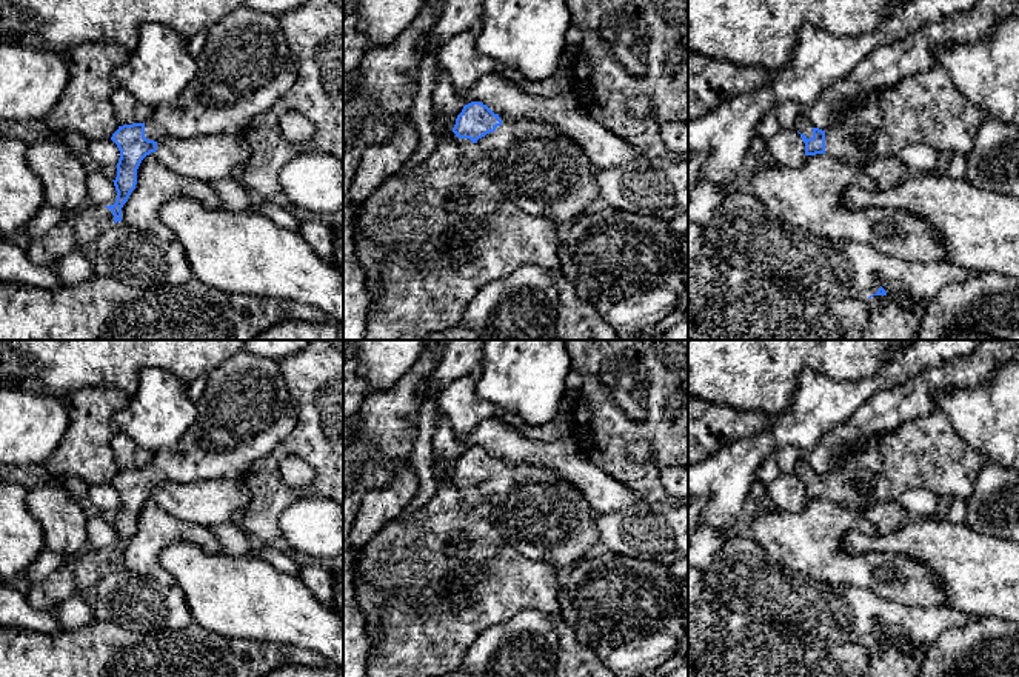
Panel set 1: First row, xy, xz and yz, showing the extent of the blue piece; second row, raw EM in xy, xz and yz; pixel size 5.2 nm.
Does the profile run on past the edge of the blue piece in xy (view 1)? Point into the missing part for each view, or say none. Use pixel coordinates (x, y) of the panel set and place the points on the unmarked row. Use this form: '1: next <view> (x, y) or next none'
1: next xy (245, 411)

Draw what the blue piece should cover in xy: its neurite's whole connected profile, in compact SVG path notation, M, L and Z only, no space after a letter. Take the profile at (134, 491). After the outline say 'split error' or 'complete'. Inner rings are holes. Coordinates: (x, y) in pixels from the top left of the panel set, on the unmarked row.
M246 351L234 354L206 375L205 391L194 405L197 422L174 451L157 449L145 468L119 471L111 482L120 495L117 522L112 525L117 543L114 549L105 551L112 557L114 568L122 566L122 552L135 534L142 505L157 495L163 482L195 483L243 477L256 460L280 446L297 425L297 406L280 374L279 362Z; split error

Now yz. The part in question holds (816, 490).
M874 437L860 452L844 452L840 465L824 475L805 462L797 462L794 474L805 488L805 500L828 499L856 514L865 514L877 502L871 485L882 469L880 442L882 437Z; split error

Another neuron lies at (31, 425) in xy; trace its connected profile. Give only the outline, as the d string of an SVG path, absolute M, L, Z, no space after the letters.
M0 389L0 463L43 465L69 425L63 400L22 389Z

